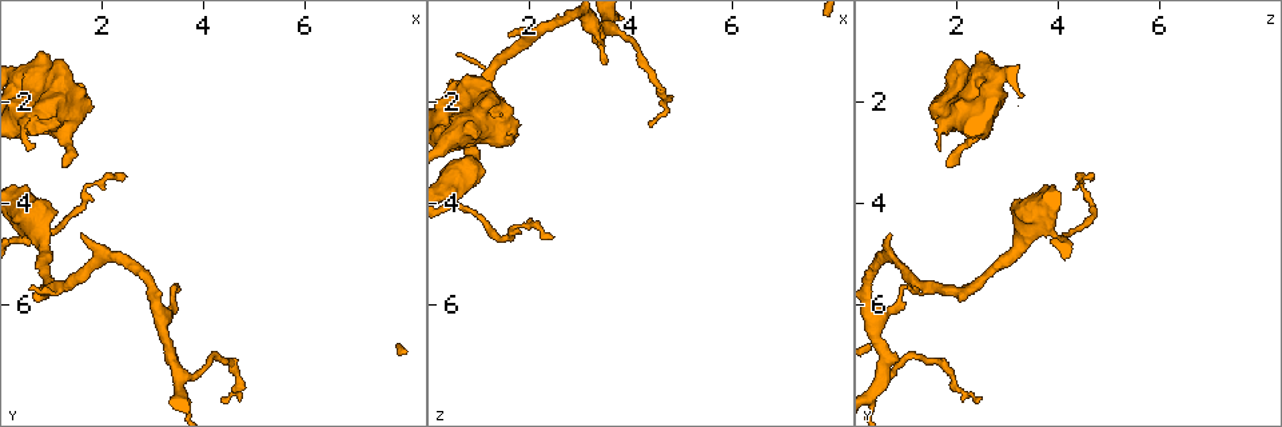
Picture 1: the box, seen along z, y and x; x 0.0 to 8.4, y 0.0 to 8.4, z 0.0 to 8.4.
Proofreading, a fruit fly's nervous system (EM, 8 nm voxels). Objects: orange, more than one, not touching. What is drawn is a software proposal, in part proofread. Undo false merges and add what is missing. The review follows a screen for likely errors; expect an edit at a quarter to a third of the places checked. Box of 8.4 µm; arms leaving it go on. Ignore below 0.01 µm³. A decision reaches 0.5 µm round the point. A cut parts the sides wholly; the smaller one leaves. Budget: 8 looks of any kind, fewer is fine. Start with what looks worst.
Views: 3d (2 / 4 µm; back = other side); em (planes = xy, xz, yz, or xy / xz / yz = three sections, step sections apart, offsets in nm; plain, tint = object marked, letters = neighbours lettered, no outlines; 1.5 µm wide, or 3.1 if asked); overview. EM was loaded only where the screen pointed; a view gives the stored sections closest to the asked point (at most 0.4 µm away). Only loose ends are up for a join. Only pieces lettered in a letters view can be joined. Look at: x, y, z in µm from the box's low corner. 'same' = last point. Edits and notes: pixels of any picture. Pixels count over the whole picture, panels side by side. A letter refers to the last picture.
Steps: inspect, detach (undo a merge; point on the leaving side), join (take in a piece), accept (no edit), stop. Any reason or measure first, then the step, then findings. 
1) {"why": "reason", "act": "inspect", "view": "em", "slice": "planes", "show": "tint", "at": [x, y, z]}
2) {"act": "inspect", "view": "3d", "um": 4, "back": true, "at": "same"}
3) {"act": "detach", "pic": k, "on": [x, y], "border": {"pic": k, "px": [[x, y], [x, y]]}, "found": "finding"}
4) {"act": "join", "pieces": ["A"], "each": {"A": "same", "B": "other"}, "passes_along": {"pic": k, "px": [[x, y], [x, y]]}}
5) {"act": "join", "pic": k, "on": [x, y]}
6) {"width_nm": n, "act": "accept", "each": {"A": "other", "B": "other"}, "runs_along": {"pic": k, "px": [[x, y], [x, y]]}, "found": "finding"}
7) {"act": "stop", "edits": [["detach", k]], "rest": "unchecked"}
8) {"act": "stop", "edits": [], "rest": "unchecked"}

{"why": "free end", "act": "inspect", "view": "3d", "um": 2, "at": [1.65, 4.55, 0.75]}

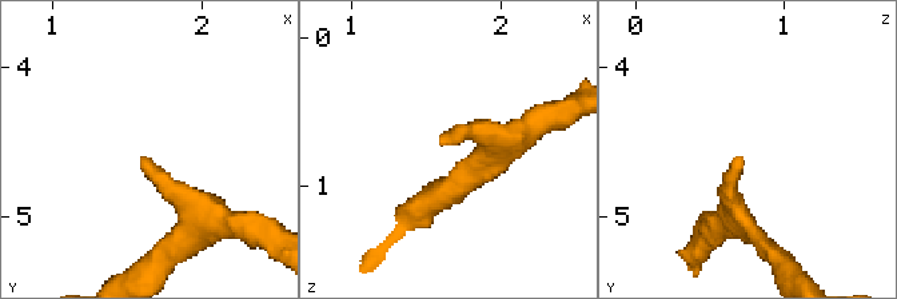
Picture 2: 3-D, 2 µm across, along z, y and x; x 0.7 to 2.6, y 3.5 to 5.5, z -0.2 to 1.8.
{"act": "inspect", "view": "em", "slice": "planes", "show": "plain", "at": [1.60, 4.58, 0.68]}

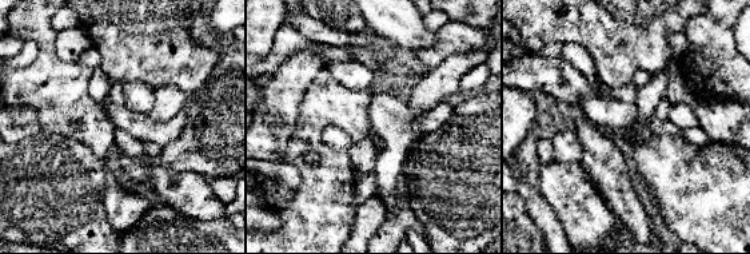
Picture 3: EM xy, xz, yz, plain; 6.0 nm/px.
{"why": "what lies round it", "act": "inspect", "view": "em", "slice": "planes", "show": "letters", "at": "same"}

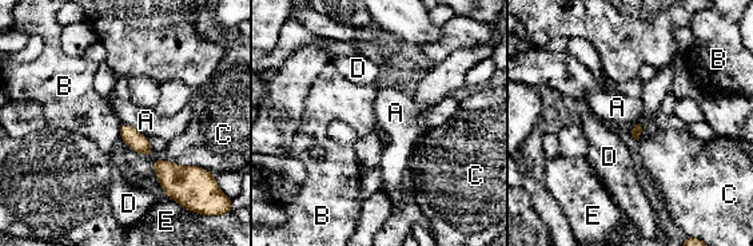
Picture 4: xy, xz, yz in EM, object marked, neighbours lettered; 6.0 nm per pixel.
{"act": "accept", "each": {"A": "other", "B": "other", "C": "other", "D": "other", "E": "other"}, "border": {"pic": 4, "px": [[122, 122], [132, 126], [147, 138]]}, "found": "no lettered piece goes on from it"}

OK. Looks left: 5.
{"why": "an open end", "act": "inspect", "view": "em", "slice": "xz", "step": 8, "show": "plain", "at": [0.55, 2.95, 1.75]}

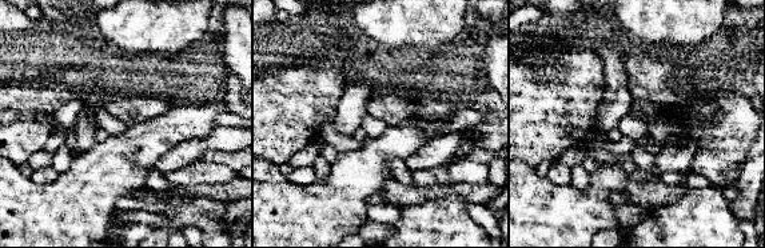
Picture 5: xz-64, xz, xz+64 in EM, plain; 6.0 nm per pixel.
{"why": "see the neighbours", "act": "inspect", "view": "em", "slice": "xz", "step": 8, "show": "letters", "at": "same"}

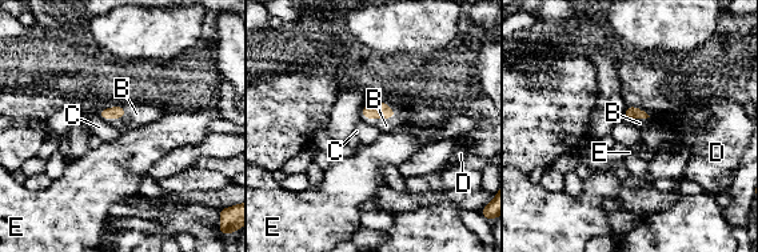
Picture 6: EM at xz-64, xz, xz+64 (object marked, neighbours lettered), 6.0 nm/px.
{"width_nm": 80, "act": "join", "pic": 6, "on": [386, 126], "each": {"B": "same", "C": "other", "D": "other", "E": "other"}, "found": "the neuron continues"}

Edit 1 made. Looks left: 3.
{"act": "inspect", "view": "em", "slice": "planes", "show": "letters", "at": [4.35, 7.85, 2.40]}

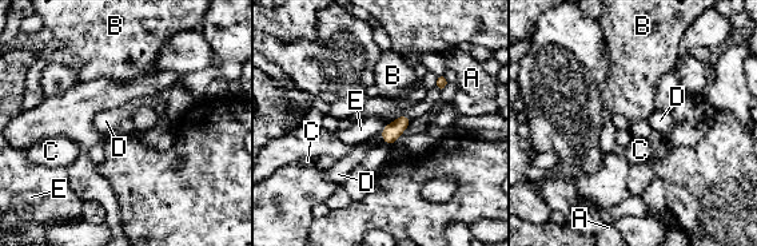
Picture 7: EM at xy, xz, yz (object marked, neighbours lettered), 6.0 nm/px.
{"act": "accept", "each": {"A": "other", "B": "other", "C": "other", "D": "other", "E": "other"}, "border": {"pic": 7, "px": [[391, 122], [379, 133]]}, "found": "no lettered piece goes on from it"}

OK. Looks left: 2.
{"act": "stop", "edits": [["join", 6]], "rest": "unchecked"}

